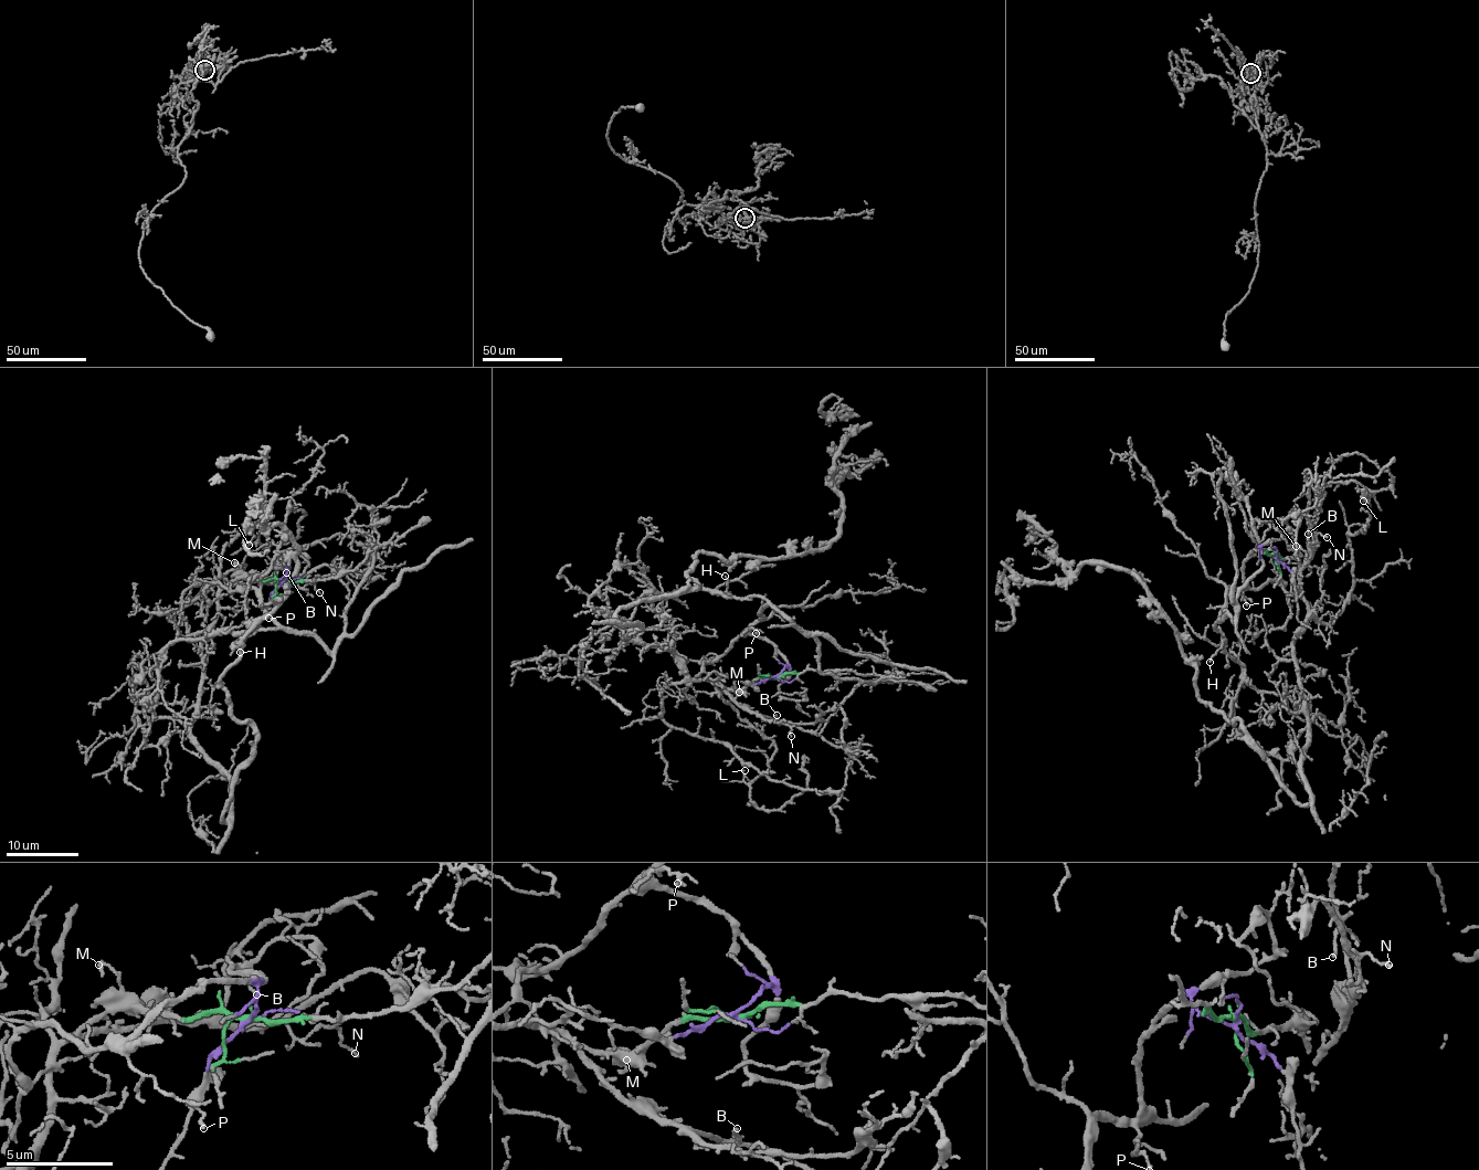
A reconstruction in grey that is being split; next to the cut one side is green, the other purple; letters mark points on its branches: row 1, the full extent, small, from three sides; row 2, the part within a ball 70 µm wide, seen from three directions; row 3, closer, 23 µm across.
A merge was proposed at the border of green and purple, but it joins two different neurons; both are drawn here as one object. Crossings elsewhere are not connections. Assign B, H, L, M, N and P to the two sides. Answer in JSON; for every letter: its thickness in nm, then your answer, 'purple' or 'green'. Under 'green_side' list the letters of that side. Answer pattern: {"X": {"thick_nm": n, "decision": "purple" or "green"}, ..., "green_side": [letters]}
{"B": {"thick_nm": 120, "decision": "green"}, "H": {"thick_nm": 110, "decision": "purple"}, "L": {"thick_nm": 90, "decision": "green"}, "M": {"thick_nm": 150, "decision": "green"}, "N": {"thick_nm": 110, "decision": "green"}, "P": {"thick_nm": 120, "decision": "purple"}, "green_side": ["B", "L", "M", "N"]}

